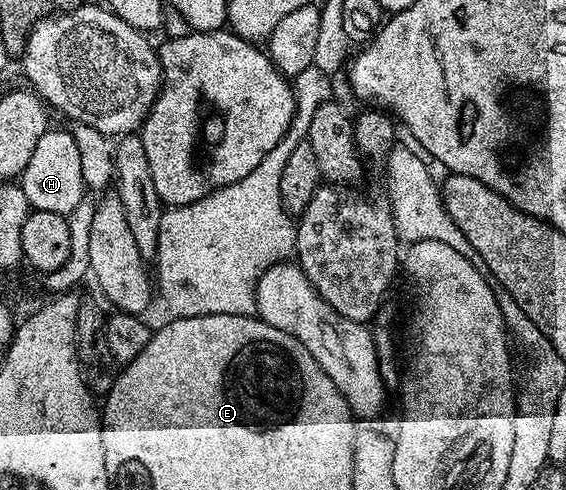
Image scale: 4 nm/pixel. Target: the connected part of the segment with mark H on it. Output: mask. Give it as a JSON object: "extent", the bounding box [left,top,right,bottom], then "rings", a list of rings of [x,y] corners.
{"extent":[19,129,87,216],"rings":[[[50,129],[43,133],[43,137],[39,137],[39,145],[35,145],[31,161],[27,161],[27,169],[23,169],[19,176],[19,186],[34,211],[68,216],[75,209],[80,199],[87,195],[87,188],[79,163],[78,146],[70,130]]]}

